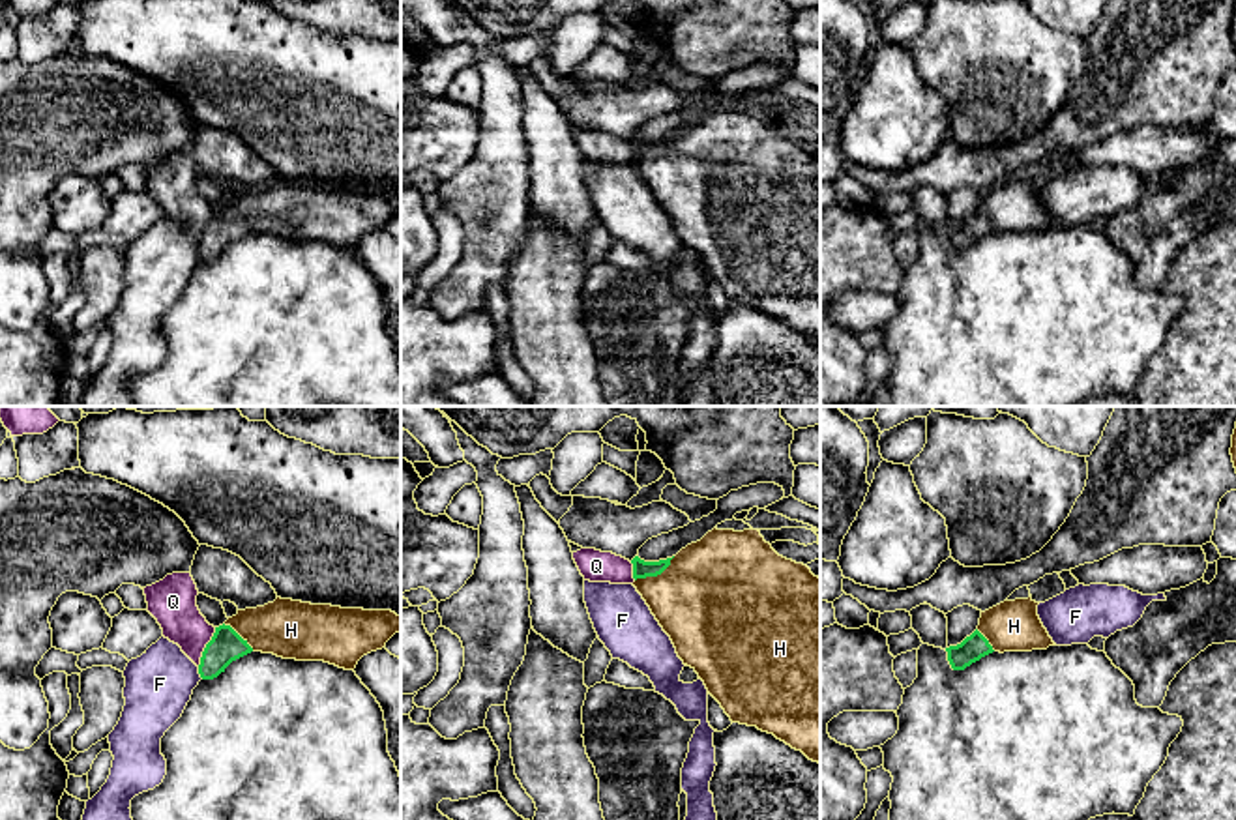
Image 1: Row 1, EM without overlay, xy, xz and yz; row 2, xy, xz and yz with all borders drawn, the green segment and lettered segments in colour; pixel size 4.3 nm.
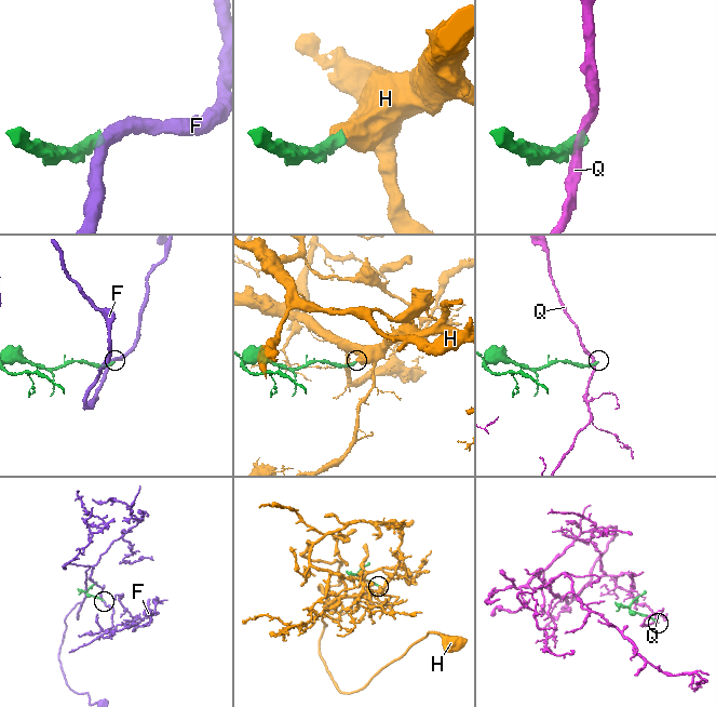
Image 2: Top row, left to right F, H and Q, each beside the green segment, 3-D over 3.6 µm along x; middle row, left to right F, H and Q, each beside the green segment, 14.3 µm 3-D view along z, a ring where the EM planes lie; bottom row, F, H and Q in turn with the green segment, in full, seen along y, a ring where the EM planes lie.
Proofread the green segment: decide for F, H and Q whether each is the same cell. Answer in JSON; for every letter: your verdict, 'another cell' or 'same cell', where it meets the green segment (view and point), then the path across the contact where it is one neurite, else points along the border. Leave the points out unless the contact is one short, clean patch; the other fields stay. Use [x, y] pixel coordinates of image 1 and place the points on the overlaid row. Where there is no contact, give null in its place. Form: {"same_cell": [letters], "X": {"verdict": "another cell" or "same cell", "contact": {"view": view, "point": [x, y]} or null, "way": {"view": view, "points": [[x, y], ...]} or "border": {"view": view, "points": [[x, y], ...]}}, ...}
{"same_cell": ["H"], "F": {"verdict": "another cell", "contact": {"view": "xy", "point": [199, 673]}, "border": {"view": "xy", "points": [[197, 667], [203, 678]]}}, "H": {"verdict": "same cell", "contact": {"view": "xz", "point": [656, 575]}, "way": {"view": "xz", "points": [[641, 570], [647, 575], [656, 575], [708, 600]]}}, "Q": {"verdict": "another cell", "contact": {"view": "xy", "point": [206, 646]}, "border": {"view": "xy", "points": [[216, 628], [197, 665]]}}}

